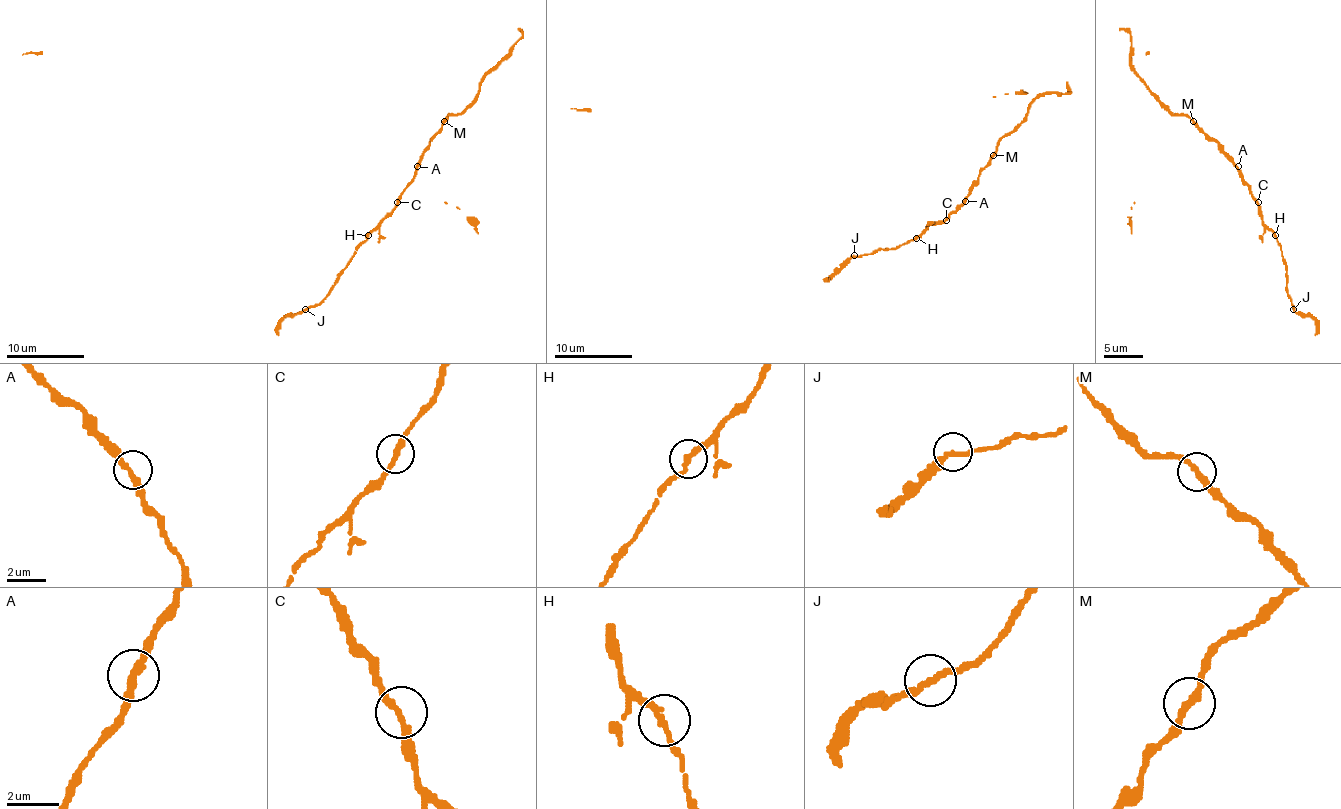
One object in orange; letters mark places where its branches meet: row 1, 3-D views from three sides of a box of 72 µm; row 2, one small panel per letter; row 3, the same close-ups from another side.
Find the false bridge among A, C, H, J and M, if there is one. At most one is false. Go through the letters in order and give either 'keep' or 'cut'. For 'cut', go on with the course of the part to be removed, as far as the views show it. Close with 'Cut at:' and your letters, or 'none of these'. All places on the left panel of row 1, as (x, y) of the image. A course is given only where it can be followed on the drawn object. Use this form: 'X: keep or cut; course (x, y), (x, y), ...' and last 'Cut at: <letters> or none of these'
A: keep
C: keep
H: keep
J: keep
M: keep
Cut at: none of these

